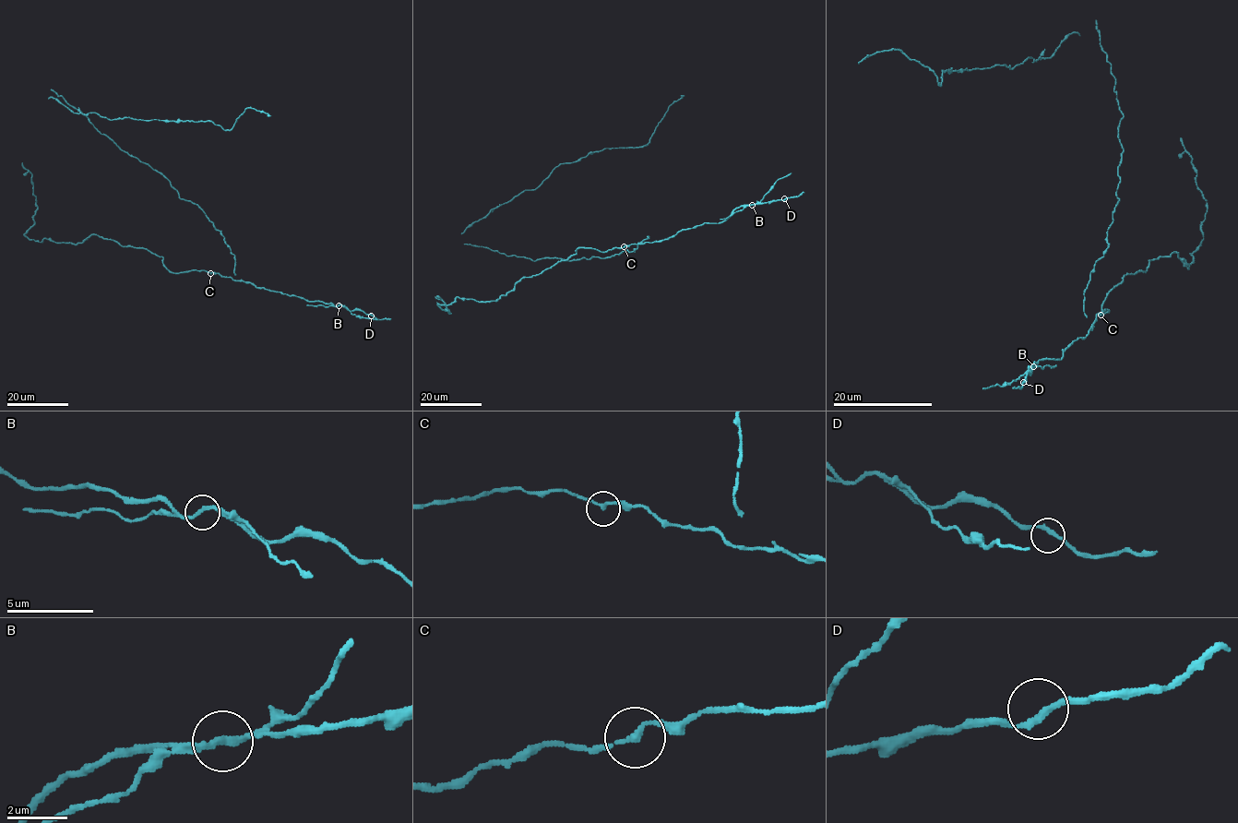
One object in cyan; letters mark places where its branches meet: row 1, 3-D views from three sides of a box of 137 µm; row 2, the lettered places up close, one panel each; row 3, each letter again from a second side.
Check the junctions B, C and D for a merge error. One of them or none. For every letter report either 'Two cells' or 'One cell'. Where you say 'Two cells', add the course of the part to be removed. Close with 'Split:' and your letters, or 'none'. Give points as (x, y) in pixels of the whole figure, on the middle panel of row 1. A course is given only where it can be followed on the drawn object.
B: Two cells. Course of the part to remove: (752, 205), (759, 202), (778, 180), (791, 172)
C: One cell
D: One cell
Split: B

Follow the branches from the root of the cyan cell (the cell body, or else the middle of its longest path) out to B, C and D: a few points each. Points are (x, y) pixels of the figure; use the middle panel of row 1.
B: (589, 258), (633, 252), (648, 236), (648, 243), (659, 242), (684, 229), (721, 222), (737, 208), (752, 205)
C: (589, 258), (633, 252), (648, 236), (642, 244), (624, 247)
D: (589, 258), (633, 252), (648, 236), (648, 243), (661, 241), (684, 229), (723, 221), (741, 206), (784, 198)

